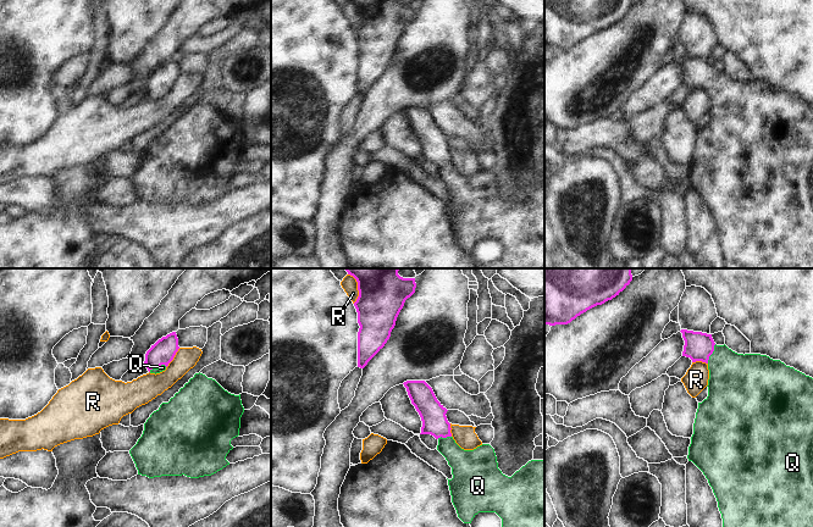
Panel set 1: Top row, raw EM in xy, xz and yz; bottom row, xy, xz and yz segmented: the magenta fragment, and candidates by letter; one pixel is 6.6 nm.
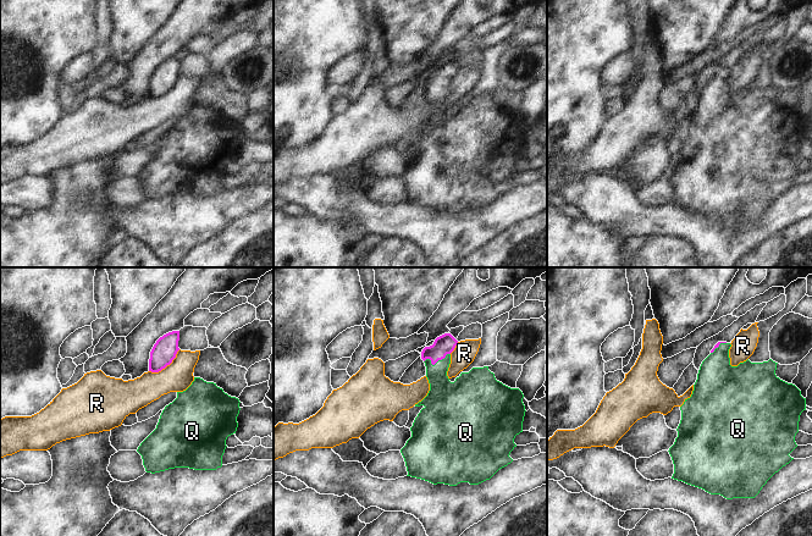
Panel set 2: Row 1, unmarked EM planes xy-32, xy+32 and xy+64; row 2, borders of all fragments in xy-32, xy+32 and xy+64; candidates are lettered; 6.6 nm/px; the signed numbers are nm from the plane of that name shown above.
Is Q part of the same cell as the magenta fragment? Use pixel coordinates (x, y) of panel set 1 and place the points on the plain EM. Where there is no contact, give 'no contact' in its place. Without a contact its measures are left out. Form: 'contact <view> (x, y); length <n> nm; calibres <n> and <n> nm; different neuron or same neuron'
contact yz (712, 79); length 140 nm; calibres 190 and 380 nm; same neuron

